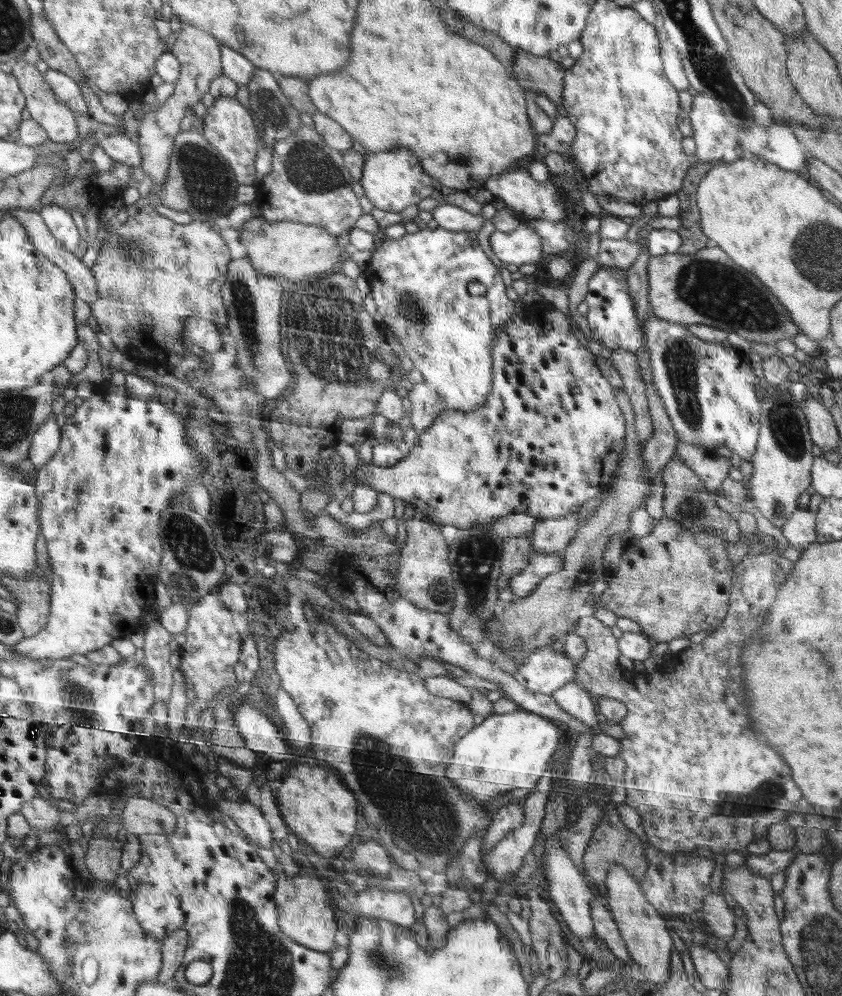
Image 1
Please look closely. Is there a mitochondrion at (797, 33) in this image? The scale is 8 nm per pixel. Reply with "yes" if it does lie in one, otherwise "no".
no

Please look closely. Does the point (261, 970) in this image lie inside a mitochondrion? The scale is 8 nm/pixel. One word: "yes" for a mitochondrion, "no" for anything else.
yes

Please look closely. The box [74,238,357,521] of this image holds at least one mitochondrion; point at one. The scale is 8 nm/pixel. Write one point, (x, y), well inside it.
(243, 301)

